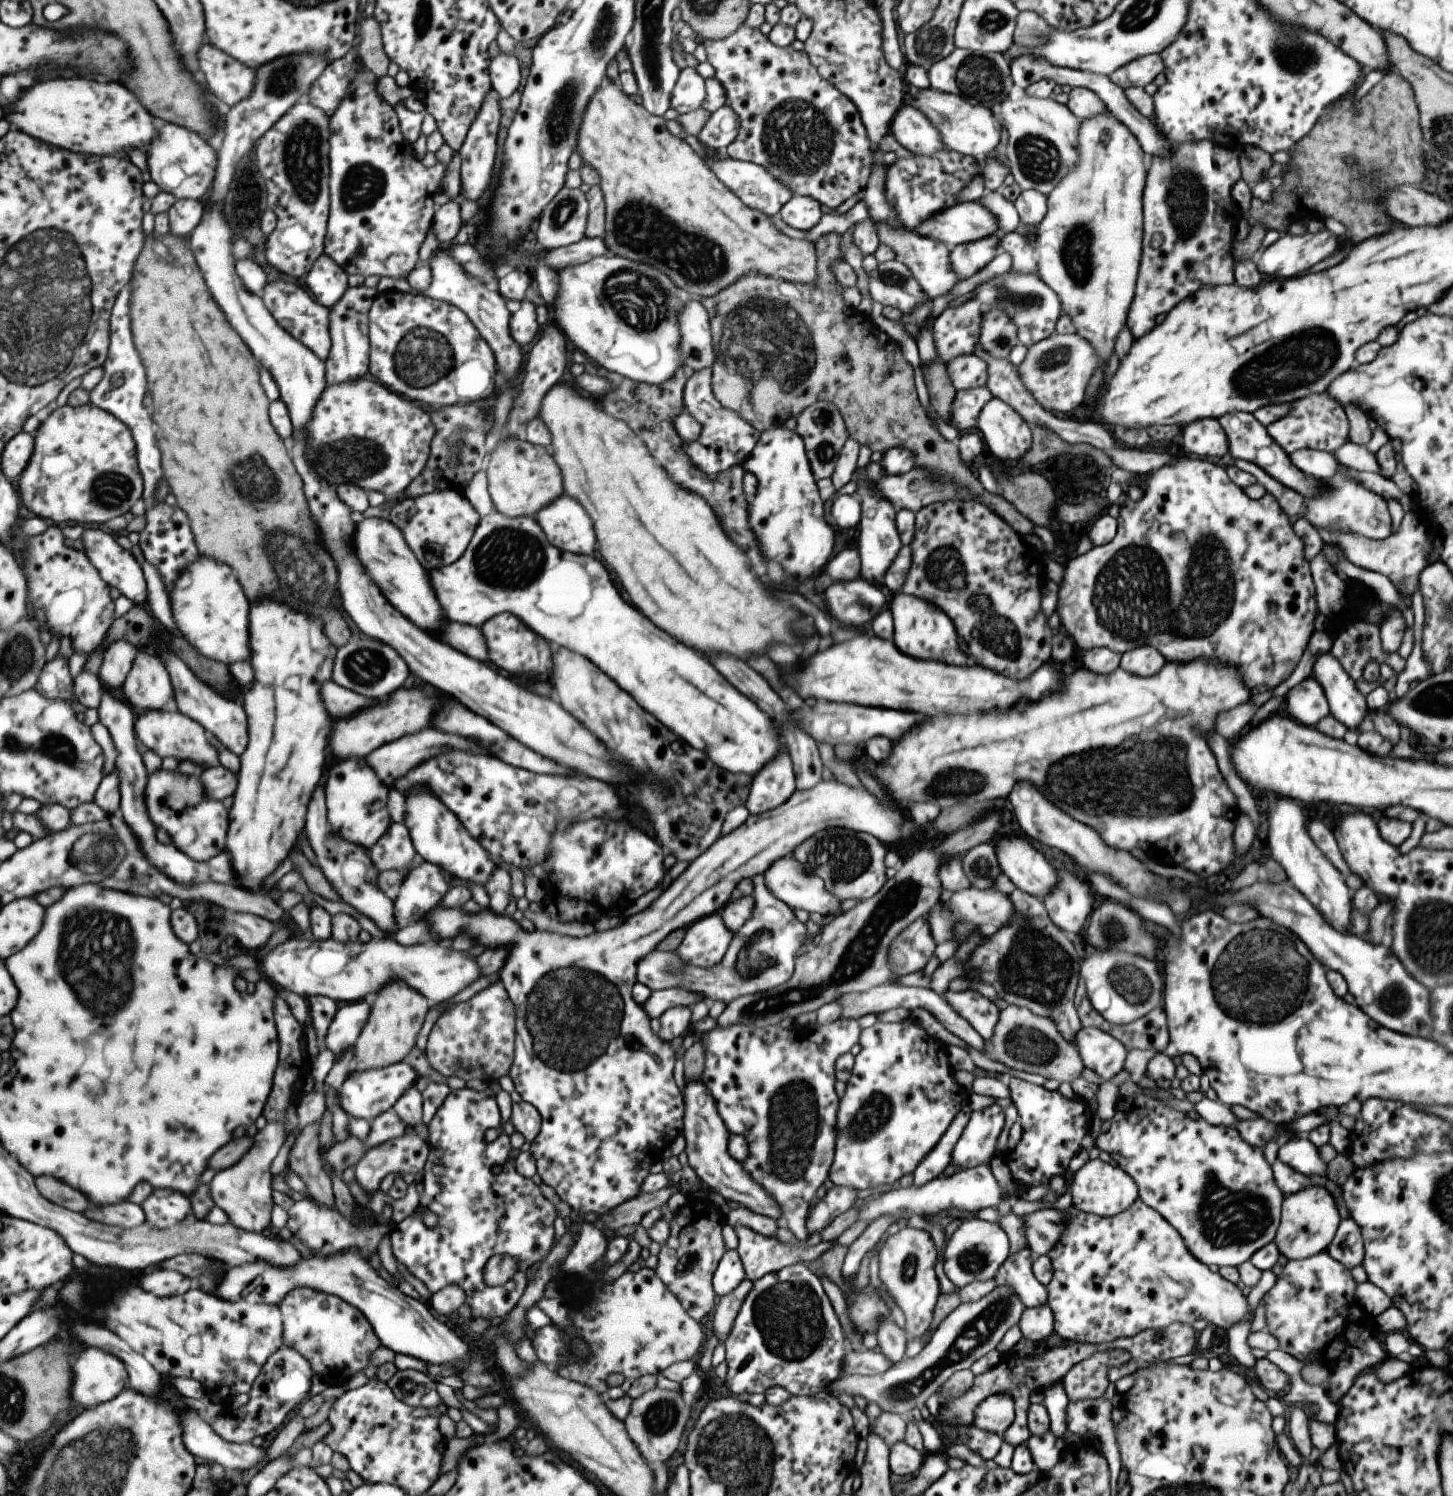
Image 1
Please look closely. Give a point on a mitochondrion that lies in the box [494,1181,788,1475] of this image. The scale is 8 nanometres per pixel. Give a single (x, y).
(659, 1418)

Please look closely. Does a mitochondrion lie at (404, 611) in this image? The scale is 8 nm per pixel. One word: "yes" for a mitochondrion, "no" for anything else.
no

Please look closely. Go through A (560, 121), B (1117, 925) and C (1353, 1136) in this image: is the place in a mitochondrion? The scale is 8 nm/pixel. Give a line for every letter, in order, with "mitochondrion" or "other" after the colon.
A: mitochondrion
B: mitochondrion
C: other

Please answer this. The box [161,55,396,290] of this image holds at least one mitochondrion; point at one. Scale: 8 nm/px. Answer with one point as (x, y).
(302, 156)

